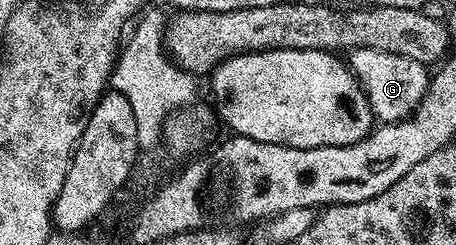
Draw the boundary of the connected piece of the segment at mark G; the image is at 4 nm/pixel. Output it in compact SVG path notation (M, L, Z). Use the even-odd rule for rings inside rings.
M354 49L347 54L346 64L364 86L373 118L384 123L404 120L420 104L428 90L429 70L422 63L402 55L390 55L386 51L373 49Z

